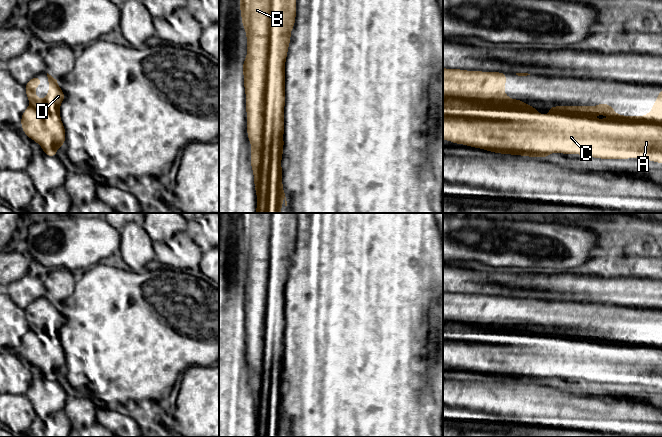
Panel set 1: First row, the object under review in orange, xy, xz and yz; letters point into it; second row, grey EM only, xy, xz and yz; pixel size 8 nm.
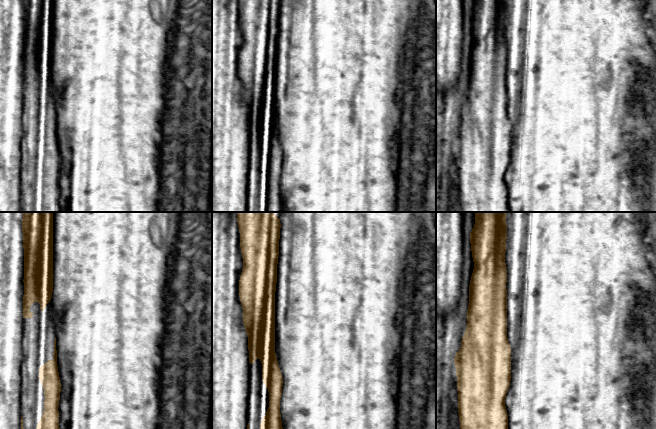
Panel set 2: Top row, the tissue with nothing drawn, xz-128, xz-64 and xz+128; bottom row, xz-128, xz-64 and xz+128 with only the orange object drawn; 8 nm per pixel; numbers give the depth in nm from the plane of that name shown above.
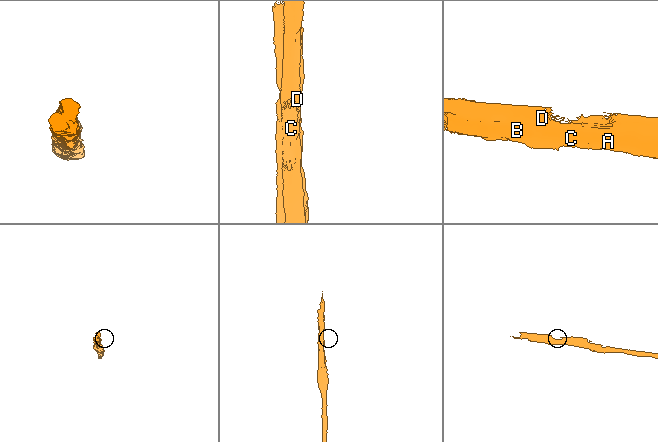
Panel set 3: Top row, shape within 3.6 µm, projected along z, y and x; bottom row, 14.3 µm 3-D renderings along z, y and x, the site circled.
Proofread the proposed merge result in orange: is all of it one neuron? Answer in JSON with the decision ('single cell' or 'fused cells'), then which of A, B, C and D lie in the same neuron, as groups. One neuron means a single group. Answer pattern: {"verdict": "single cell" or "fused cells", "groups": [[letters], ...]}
{"verdict": "single cell", "groups": [["A", "B", "C", "D"]]}

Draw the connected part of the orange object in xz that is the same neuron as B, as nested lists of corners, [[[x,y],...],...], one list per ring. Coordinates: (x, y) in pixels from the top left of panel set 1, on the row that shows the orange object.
[[[240,0],[240,11],[241,11],[241,19],[242,25],[246,32],[247,37],[247,49],[246,52],[248,56],[243,60],[243,82],[245,88],[245,96],[246,96],[246,121],[247,121],[247,136],[251,143],[251,156],[250,162],[251,167],[254,175],[254,186],[255,192],[257,195],[257,206],[256,206],[256,213],[281,213],[282,207],[282,198],[285,198],[285,206],[287,206],[287,201],[283,189],[283,182],[281,180],[283,170],[281,167],[281,159],[283,157],[283,148],[284,148],[284,107],[285,107],[285,62],[288,54],[288,47],[291,41],[291,31],[295,25],[296,19],[296,0]]]

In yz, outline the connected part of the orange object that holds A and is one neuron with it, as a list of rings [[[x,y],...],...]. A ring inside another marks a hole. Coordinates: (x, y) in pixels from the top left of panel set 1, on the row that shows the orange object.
[[[443,68],[443,140],[449,140],[453,144],[464,144],[474,148],[480,148],[494,153],[520,155],[527,157],[541,156],[546,160],[547,155],[558,152],[560,154],[582,154],[584,156],[599,158],[599,159],[629,159],[637,158],[640,160],[650,160],[662,164],[662,90],[657,93],[658,99],[655,100],[654,106],[650,112],[645,116],[624,116],[615,113],[614,106],[609,106],[605,102],[599,103],[598,106],[550,106],[549,116],[539,114],[537,108],[529,104],[525,104],[522,100],[510,99],[504,92],[508,73],[503,72],[484,72],[484,71],[467,71],[463,69],[448,69]],[[611,114],[611,120],[592,120],[591,115]]]

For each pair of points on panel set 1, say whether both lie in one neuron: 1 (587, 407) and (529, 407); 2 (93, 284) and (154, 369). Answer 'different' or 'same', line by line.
1: same
2: same

